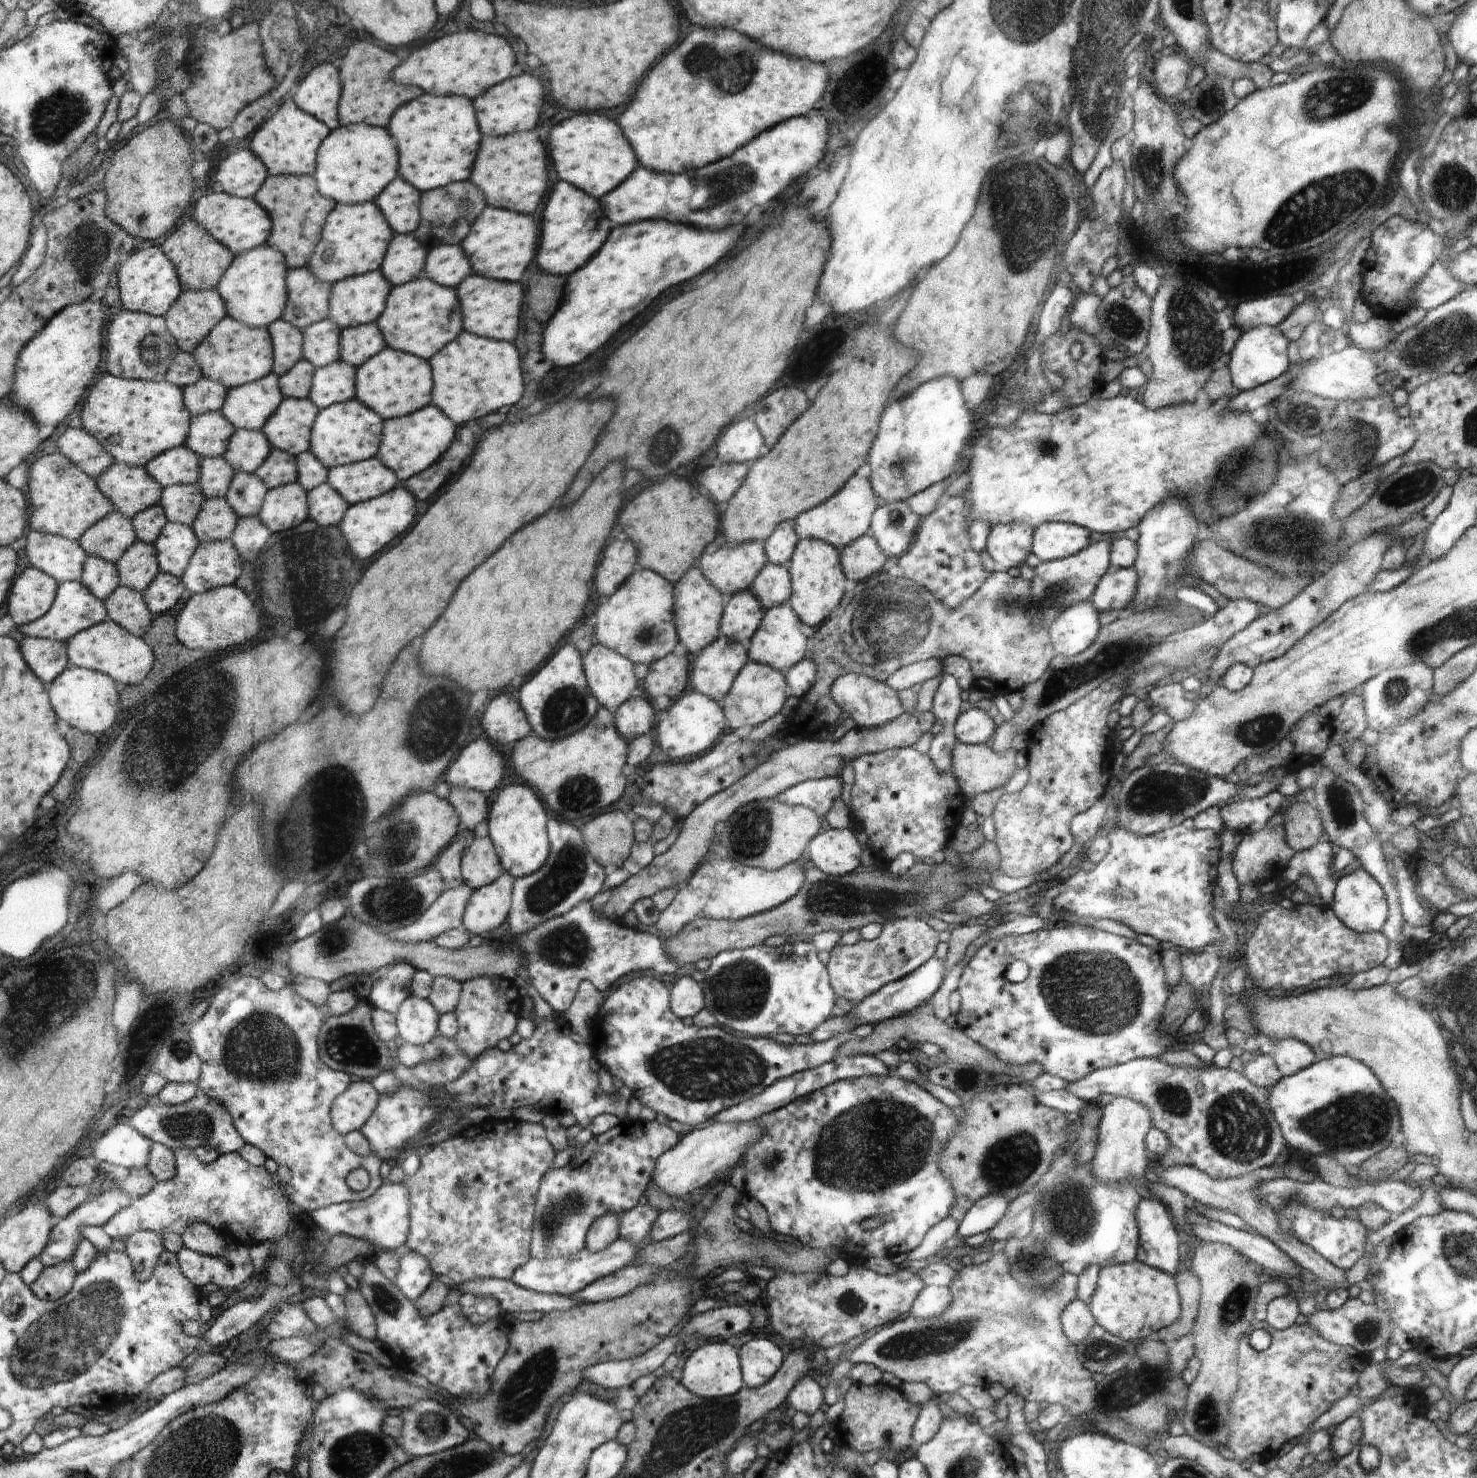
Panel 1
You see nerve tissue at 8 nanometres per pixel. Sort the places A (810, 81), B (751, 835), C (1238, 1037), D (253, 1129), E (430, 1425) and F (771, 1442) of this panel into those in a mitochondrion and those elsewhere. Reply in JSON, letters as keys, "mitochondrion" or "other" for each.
{"A":"other","B":"mitochondrion","C":"other","D":"other","E":"mitochondrion","F":"other"}

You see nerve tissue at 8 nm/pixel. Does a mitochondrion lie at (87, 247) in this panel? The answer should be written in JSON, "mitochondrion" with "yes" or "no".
{"mitochondrion":"yes"}

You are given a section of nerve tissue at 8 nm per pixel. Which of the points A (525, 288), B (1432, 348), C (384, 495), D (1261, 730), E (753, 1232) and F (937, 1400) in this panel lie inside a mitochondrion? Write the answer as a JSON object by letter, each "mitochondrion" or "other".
{"A":"other","B":"mitochondrion","C":"other","D":"mitochondrion","E":"other","F":"other"}

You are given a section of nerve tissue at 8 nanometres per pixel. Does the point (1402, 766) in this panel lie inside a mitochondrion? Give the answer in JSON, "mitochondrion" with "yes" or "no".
{"mitochondrion":"no"}

